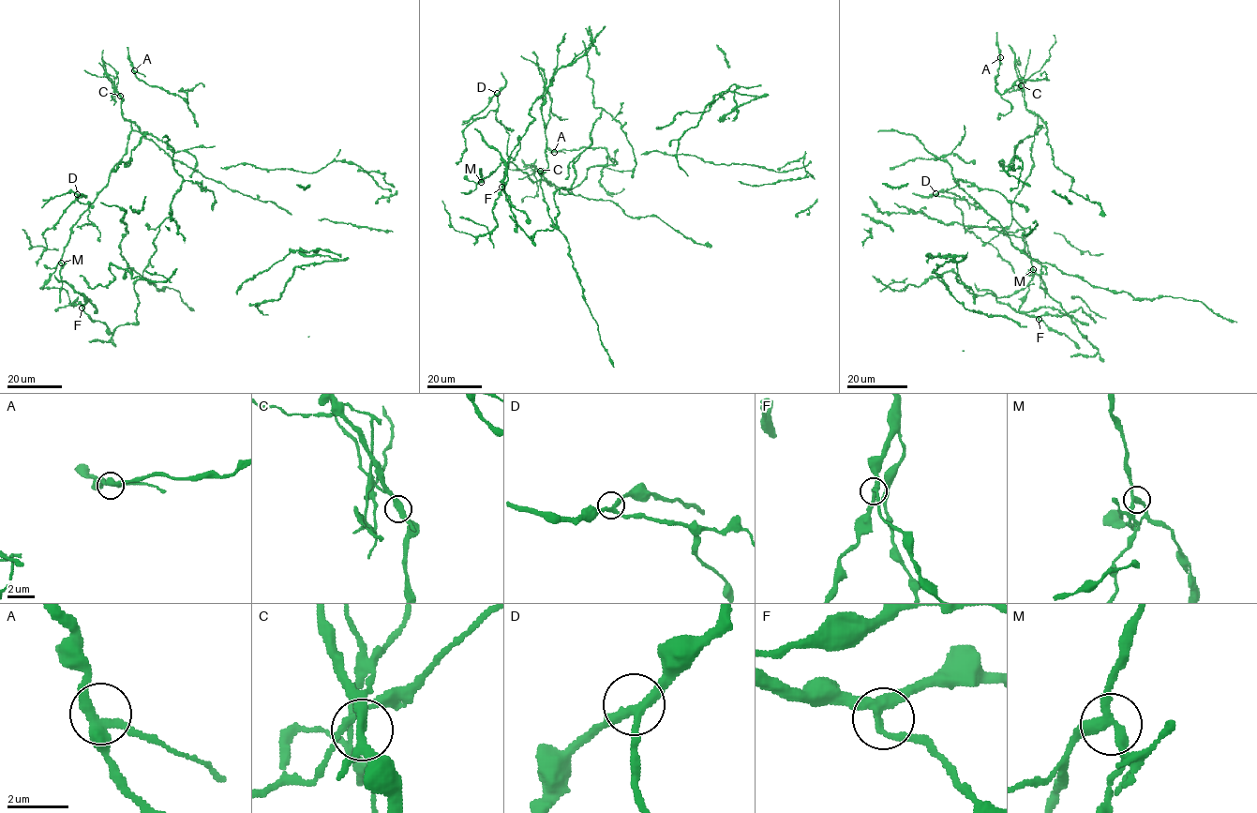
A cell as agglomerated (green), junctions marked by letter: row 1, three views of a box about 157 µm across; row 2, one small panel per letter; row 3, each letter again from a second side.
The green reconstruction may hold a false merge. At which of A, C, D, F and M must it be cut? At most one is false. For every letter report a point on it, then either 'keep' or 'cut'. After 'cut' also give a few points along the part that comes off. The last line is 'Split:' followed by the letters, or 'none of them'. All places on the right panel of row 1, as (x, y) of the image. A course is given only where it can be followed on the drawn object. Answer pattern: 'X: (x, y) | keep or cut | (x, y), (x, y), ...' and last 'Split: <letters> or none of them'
A: (1000, 57) | keep
C: (1021, 85) | cut | (1021, 85), (1022, 81), (1038, 72), (1050, 56), (1049, 49), (1054, 43), (1053, 35)
D: (935, 193) | keep
F: (1039, 319) | keep
M: (1033, 269) | keep
Split: C

